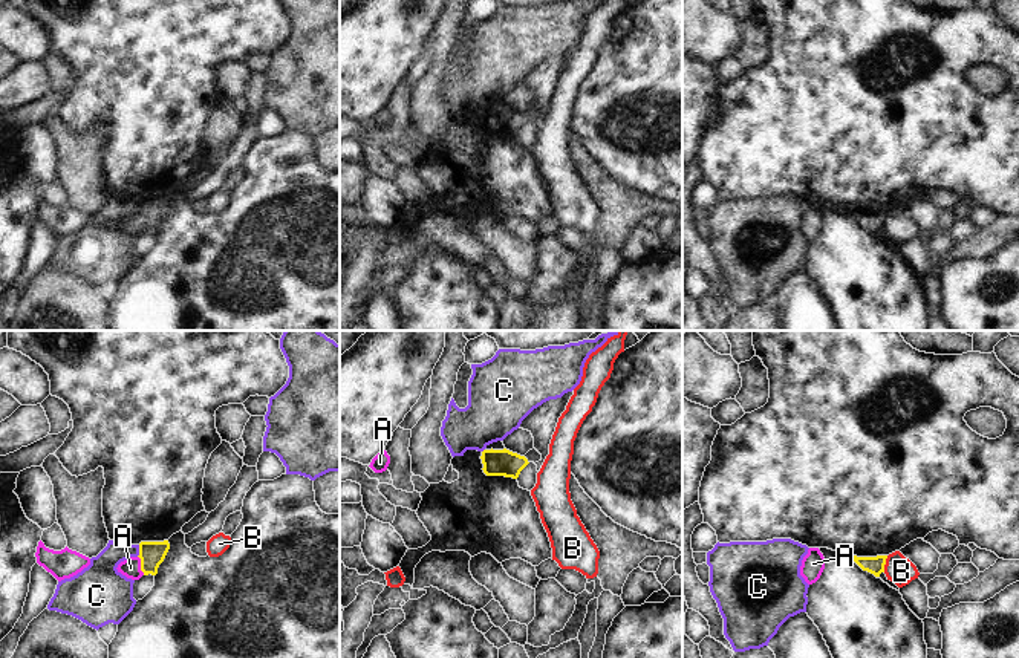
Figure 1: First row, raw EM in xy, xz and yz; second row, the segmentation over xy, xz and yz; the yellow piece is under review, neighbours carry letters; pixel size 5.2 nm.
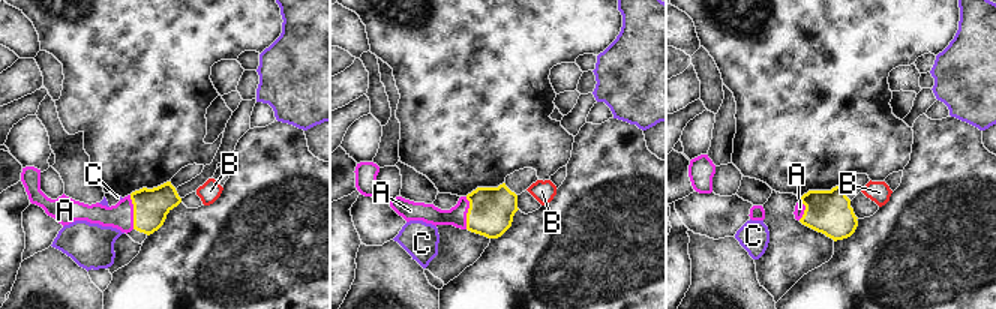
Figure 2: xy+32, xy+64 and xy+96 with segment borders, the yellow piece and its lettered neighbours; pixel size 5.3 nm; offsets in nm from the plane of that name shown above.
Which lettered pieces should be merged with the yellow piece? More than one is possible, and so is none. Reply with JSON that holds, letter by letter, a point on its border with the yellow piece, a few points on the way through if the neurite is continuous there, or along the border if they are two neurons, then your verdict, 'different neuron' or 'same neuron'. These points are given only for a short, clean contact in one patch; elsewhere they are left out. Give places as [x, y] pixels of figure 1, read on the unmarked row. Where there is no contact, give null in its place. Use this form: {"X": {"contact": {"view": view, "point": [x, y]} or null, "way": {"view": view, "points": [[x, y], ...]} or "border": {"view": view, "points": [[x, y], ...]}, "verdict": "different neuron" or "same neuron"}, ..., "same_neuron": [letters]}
{"A": {"contact": {"view": "xy", "point": [141, 222]}, "way": {"view": "xy", "points": [[152, 211], [141, 222], [130, 225]]}, "verdict": "same neuron"}, "B": {"contact": {"view": "yz", "point": [885, 221]}, "border": {"view": "yz", "points": [[888, 213], [883, 228]]}, "verdict": "different neuron"}, "C": {"contact": {"view": "xy", "point": [139, 208]}, "border": {"view": "xy", "points": [[139, 202], [136, 213]]}, "verdict": "different neuron"}, "same_neuron": ["A"]}

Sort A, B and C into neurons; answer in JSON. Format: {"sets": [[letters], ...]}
{"sets": [["A"], ["B"], ["C"]]}

